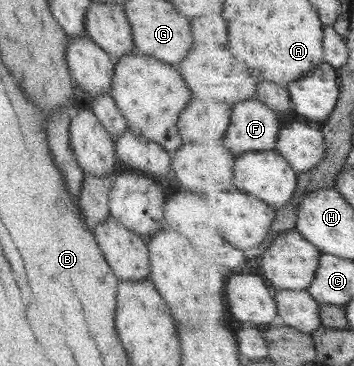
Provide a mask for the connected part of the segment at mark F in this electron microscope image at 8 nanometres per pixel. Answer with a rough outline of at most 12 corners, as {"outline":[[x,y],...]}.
{"outline":[[256,97],[232,107],[223,143],[236,156],[276,150],[277,110]]}

